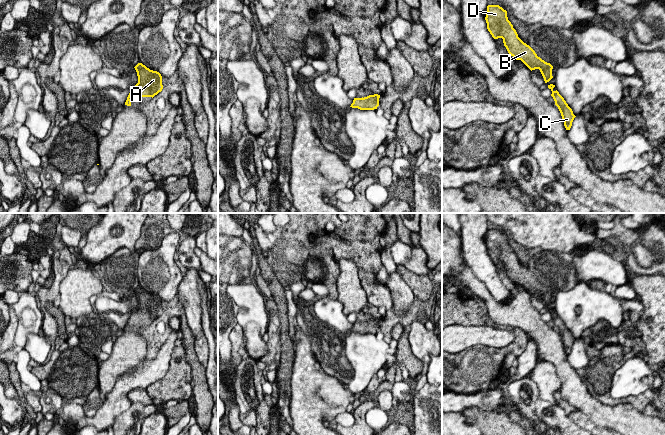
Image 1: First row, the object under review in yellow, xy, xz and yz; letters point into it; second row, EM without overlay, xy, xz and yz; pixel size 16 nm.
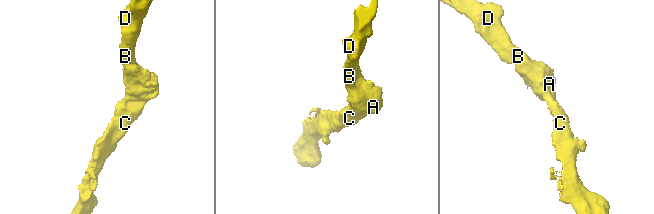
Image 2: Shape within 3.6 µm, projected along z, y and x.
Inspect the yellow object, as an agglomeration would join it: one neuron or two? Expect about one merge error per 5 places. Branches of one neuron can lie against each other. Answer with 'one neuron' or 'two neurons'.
one neuron

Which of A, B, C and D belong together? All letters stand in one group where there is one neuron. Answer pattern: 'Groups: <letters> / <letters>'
Groups: A B C D

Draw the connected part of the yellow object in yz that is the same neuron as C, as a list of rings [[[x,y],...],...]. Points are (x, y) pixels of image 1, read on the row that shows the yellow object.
[[[553,84],[548,85],[548,88],[552,91],[551,96],[555,101],[555,105],[558,107],[561,113],[562,119],[564,121],[564,126],[566,130],[570,130],[572,122],[576,116],[573,114],[572,109],[568,106],[564,98],[559,94],[559,92],[557,90],[553,90],[554,87],[555,85]]]

